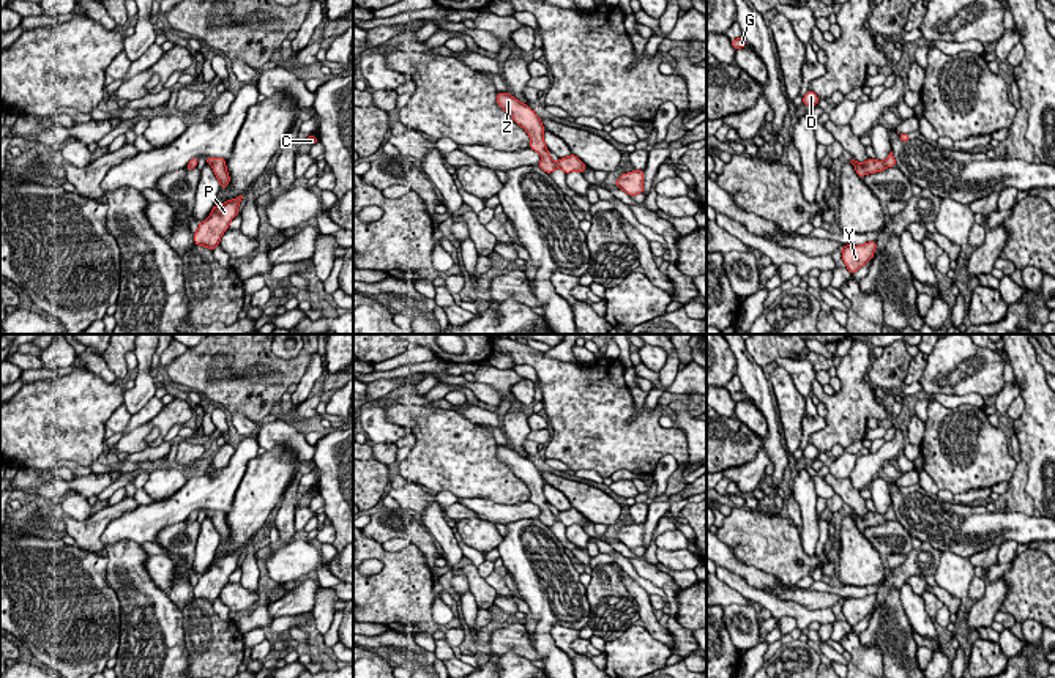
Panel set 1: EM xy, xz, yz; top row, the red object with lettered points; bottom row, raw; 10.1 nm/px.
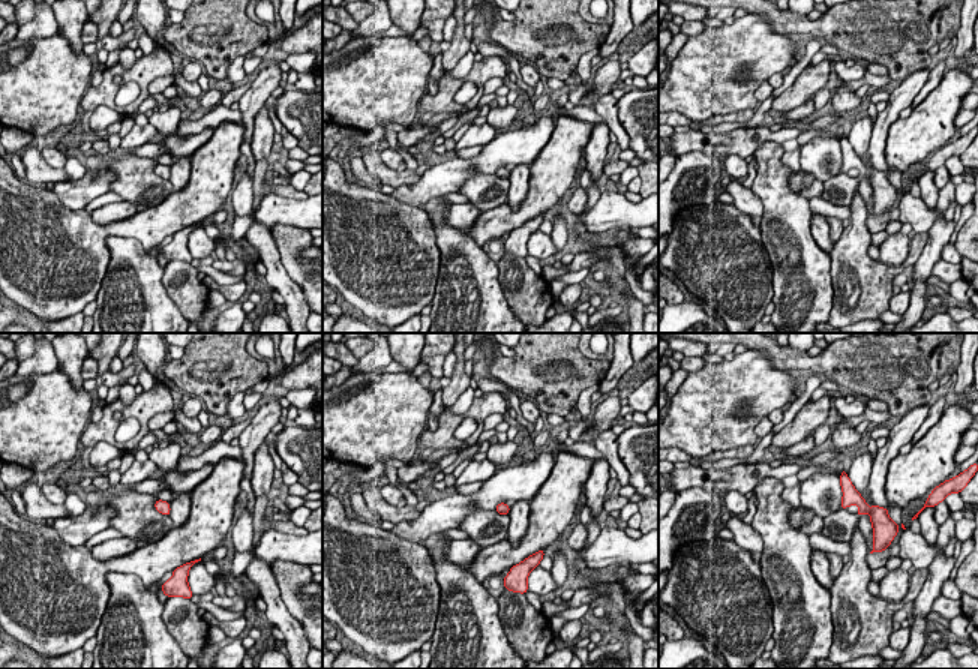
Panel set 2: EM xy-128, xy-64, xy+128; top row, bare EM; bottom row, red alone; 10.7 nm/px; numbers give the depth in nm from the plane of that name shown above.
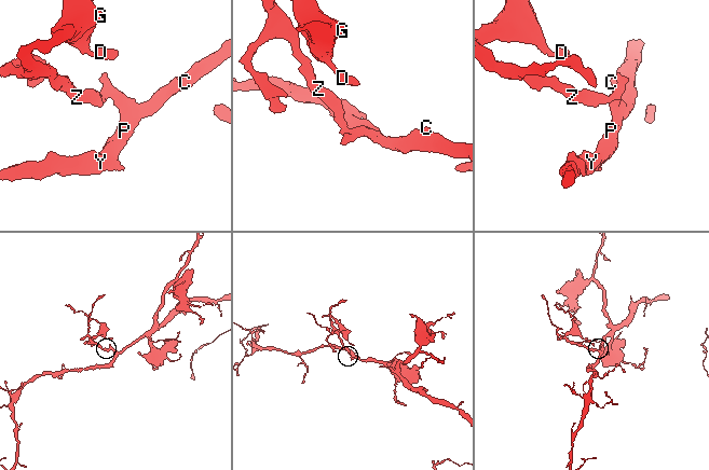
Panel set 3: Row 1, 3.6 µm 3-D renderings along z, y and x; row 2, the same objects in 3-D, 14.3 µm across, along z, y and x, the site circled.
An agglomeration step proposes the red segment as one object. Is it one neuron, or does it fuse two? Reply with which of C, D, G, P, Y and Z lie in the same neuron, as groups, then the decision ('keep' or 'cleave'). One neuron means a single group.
C D G P Y Z; keep

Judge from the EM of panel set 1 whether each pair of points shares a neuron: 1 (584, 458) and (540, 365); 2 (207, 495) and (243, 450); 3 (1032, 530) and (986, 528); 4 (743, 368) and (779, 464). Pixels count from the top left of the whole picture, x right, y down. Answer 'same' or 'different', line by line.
1: same
2: same
3: same
4: same

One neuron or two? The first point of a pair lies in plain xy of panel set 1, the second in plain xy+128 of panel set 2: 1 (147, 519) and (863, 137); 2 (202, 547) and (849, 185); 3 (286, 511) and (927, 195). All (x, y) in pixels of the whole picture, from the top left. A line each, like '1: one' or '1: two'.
1: two
2: two
3: one

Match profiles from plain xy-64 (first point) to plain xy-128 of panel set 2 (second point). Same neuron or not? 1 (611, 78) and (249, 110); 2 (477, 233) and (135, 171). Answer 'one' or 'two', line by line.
1: one
2: two

